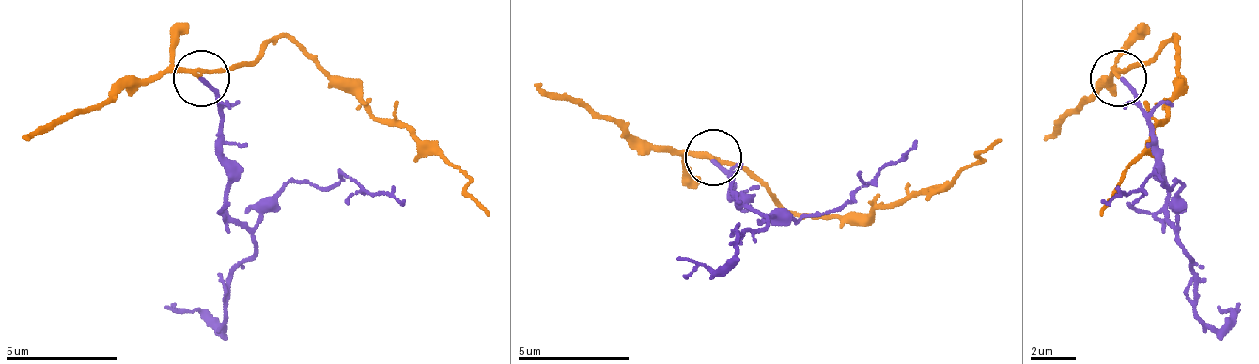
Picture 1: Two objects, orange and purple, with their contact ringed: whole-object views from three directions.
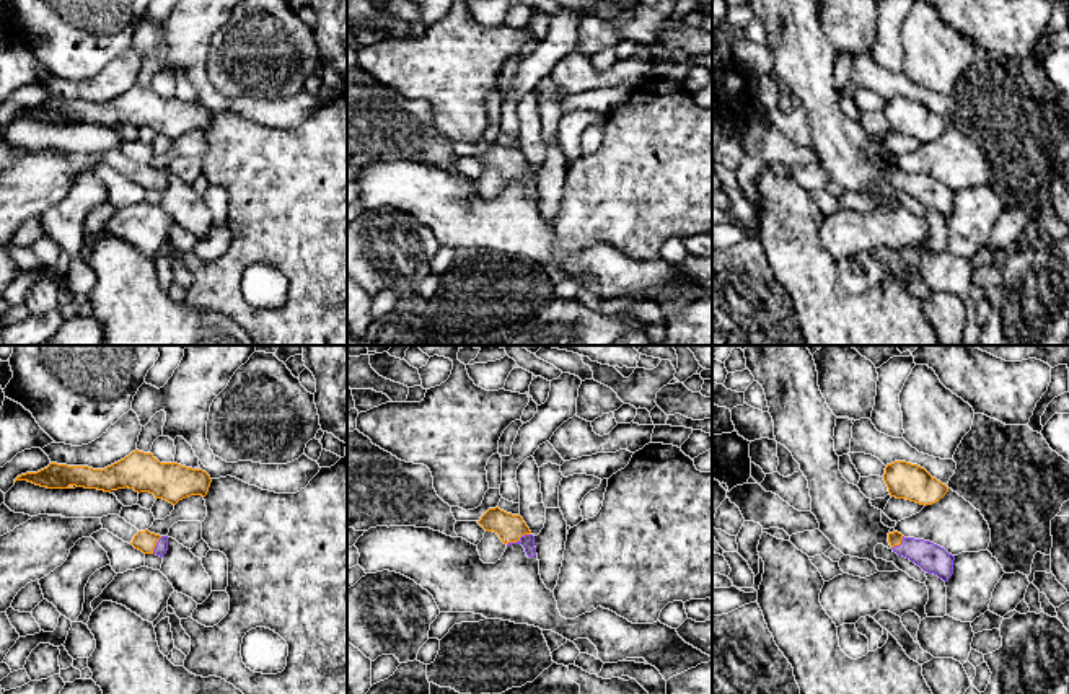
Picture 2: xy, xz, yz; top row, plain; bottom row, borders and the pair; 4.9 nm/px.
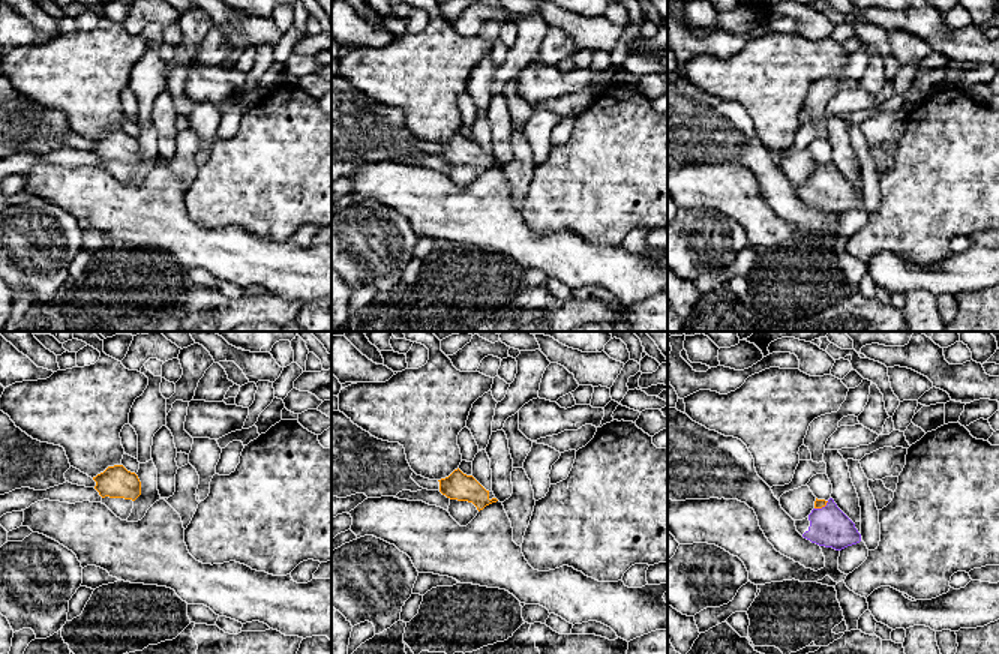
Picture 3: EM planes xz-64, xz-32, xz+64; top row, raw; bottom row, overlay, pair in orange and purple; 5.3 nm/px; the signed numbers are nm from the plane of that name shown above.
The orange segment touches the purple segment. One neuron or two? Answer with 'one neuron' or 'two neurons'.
one neuron

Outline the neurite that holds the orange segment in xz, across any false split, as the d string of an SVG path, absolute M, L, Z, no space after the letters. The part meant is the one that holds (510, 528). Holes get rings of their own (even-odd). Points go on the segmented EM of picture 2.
M495 507L489 508L477 523L486 531L497 533L504 544L521 544L528 557L536 556L534 536L520 515L512 515Z

